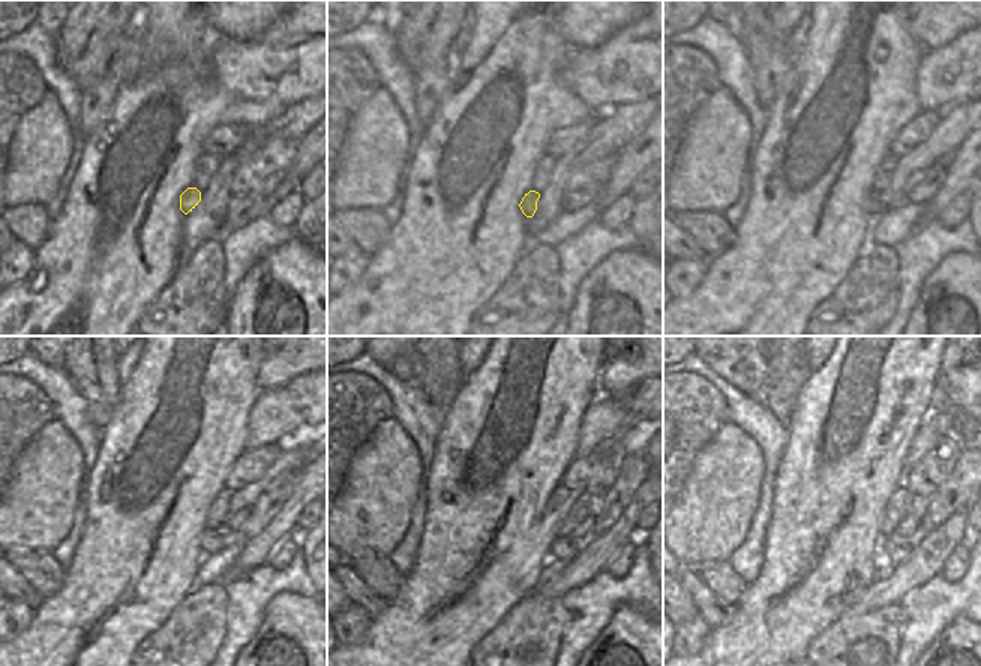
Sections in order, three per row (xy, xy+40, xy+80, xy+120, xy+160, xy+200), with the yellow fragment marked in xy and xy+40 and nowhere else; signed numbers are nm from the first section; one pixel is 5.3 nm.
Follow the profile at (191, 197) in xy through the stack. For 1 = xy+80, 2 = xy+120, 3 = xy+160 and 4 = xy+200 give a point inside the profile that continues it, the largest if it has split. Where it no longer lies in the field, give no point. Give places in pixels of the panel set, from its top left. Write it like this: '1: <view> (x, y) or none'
1: xy+80 (884, 201)
2: xy+120 (212, 540)
3: xy+160 (563, 548)
4: xy+200 (894, 551)

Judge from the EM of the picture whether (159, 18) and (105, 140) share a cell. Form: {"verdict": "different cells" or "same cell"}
{"verdict": "same cell"}

